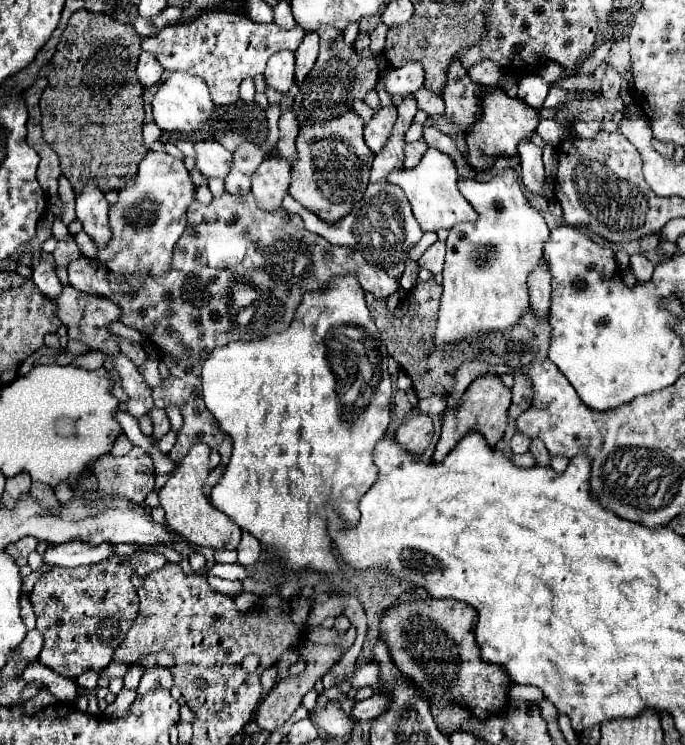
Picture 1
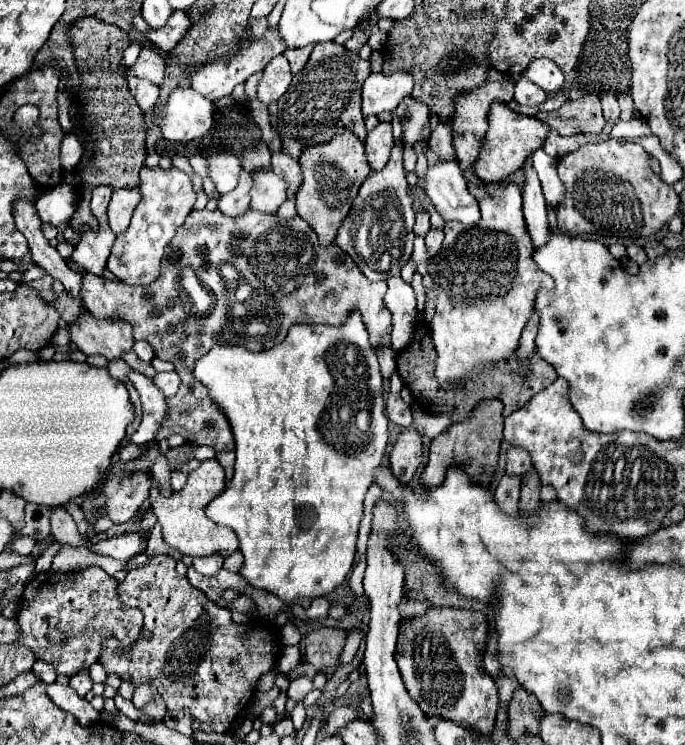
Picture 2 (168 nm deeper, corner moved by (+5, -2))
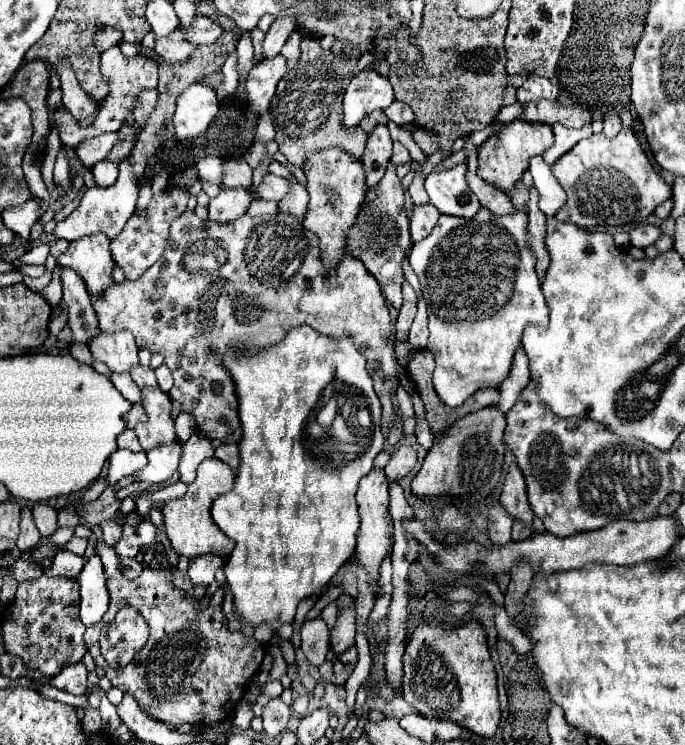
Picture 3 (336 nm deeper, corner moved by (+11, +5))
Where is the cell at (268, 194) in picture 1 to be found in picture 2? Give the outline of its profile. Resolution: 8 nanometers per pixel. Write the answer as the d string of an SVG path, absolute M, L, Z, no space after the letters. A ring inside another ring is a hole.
M254 171L252 179L250 207L264 213L276 213L278 207L286 201L286 183L282 177L278 177L274 171Z

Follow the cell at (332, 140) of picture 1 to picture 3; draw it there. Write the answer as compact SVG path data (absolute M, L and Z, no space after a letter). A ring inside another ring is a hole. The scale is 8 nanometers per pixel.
M328 148L328 150L320 150L308 156L308 162L304 164L304 174L308 178L310 204L308 204L308 212L302 224L306 230L318 236L320 258L324 266L334 268L332 264L338 264L342 256L346 254L346 232L356 222L356 216L360 212L360 206L368 190L364 168L344 150Z

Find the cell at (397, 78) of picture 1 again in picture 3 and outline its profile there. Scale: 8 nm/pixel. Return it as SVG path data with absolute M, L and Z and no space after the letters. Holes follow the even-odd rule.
M362 70L354 76L344 92L342 102L342 124L354 128L372 110L386 110L394 100L394 90L388 78L374 70Z

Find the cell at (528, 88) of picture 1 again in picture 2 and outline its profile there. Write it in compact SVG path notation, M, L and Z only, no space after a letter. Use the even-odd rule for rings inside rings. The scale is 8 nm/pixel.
M522 77L516 83L516 95L514 95L514 99L520 105L540 105L540 103L544 103L548 99L548 95L538 85L534 85L530 79Z

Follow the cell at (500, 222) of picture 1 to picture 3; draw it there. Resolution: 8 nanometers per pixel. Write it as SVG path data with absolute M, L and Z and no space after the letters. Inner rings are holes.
M480 208L470 220L440 216L432 234L412 246L408 260L422 284L428 306L430 336L426 350L436 360L432 382L440 400L450 408L462 406L480 388L498 388L510 374L522 330L528 324L544 326L544 318L548 318L548 304L534 270L536 260L528 246L526 224L528 216L522 210L508 216L494 216L486 208Z

